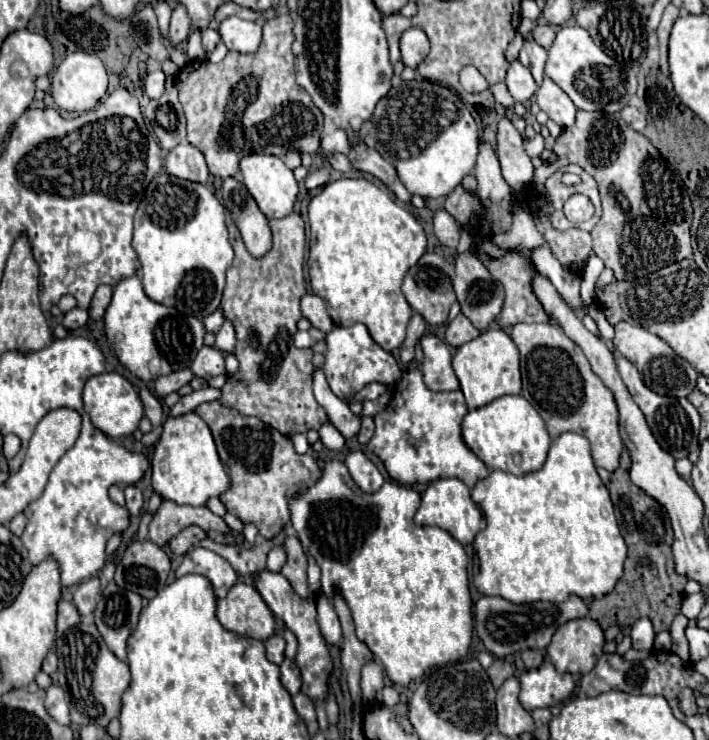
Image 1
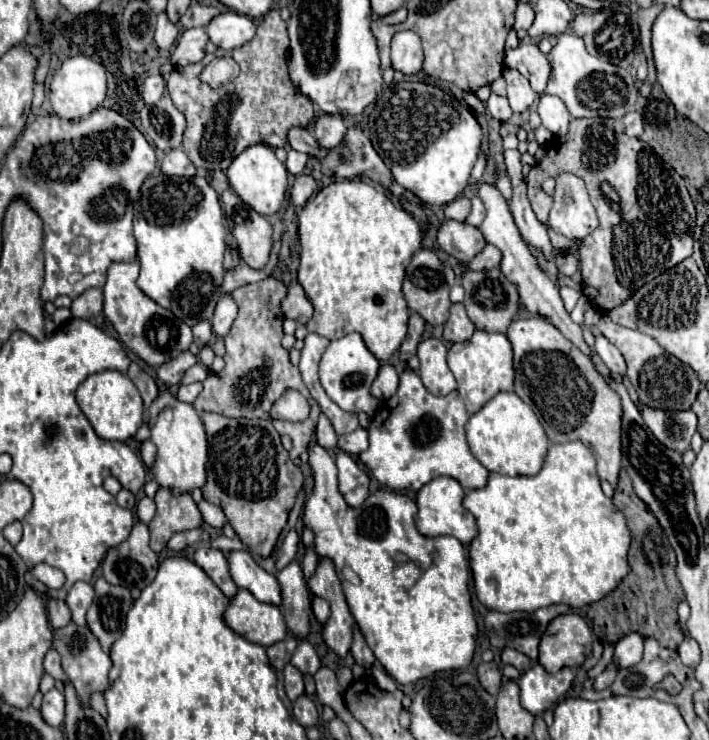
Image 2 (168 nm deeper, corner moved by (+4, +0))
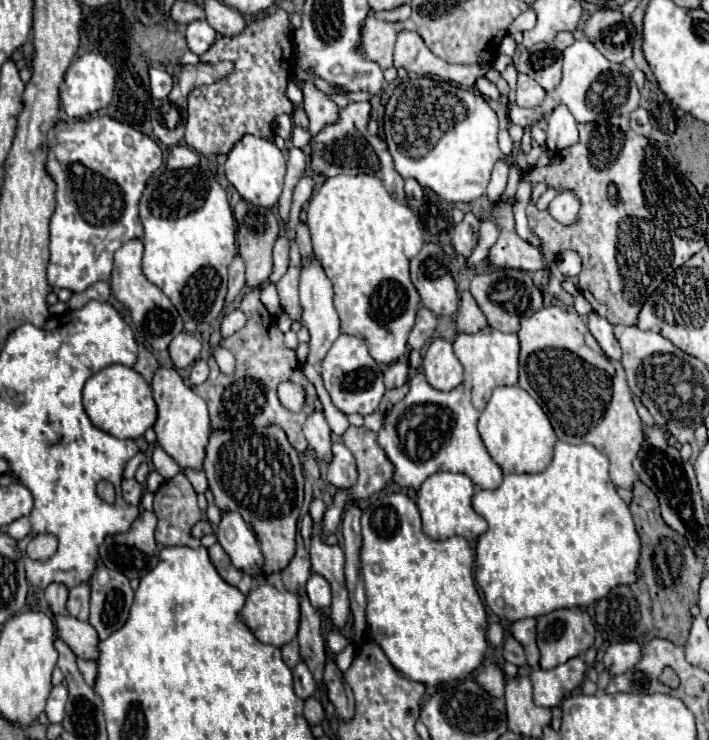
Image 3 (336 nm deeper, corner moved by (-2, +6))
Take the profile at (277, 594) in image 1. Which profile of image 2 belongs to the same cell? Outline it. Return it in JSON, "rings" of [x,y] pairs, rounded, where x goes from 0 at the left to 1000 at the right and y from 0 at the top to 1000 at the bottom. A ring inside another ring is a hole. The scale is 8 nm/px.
{"rings":[[[327,743],[322,751],[322,765],[324,765],[324,776],[336,795],[355,800],[367,814],[378,814],[386,819],[398,816],[395,789],[389,778],[367,768],[355,757],[350,743]]]}

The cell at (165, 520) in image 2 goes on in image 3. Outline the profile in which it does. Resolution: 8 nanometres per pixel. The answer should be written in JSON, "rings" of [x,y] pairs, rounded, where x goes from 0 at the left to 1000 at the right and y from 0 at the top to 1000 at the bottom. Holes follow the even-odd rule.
{"rings":[[[251,641],[234,649],[217,668],[217,695],[223,700],[220,732],[228,738],[265,738],[271,711],[285,692],[276,681],[276,665],[262,643]]]}

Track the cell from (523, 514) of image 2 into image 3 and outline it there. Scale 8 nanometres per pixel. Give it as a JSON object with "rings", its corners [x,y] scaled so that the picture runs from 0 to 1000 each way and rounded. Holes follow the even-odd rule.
{"rings":[[[784,597],[779,627],[767,638],[762,638],[762,641],[714,641],[705,659],[671,665],[666,673],[666,684],[688,705],[688,716],[674,727],[674,738],[671,738],[671,786],[683,800],[688,822],[714,841],[728,841],[736,835],[762,835],[762,832],[776,830],[776,827],[790,824],[790,822],[832,819],[835,814],[843,814],[846,808],[852,808],[872,789],[894,789],[897,786],[897,759],[903,751],[903,727],[897,722],[894,703],[891,703],[886,684],[872,670],[866,654],[858,646],[855,616],[832,600]]]}

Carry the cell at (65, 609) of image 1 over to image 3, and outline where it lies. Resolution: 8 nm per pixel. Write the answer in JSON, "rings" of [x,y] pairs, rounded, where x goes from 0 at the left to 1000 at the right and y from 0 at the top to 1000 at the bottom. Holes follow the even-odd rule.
{"rings":[[[71,789],[62,797],[62,808],[76,830],[93,830],[93,811],[96,811],[96,795],[90,789]]]}

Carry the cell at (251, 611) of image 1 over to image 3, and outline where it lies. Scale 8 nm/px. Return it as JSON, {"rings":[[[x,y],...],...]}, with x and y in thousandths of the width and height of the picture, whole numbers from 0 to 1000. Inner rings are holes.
{"rings":[[[370,786],[350,803],[344,824],[341,824],[341,838],[350,843],[350,849],[358,854],[358,859],[367,868],[384,870],[384,873],[406,870],[420,857],[420,841],[423,841],[420,805],[406,797],[392,797],[389,792],[378,786]]]}

